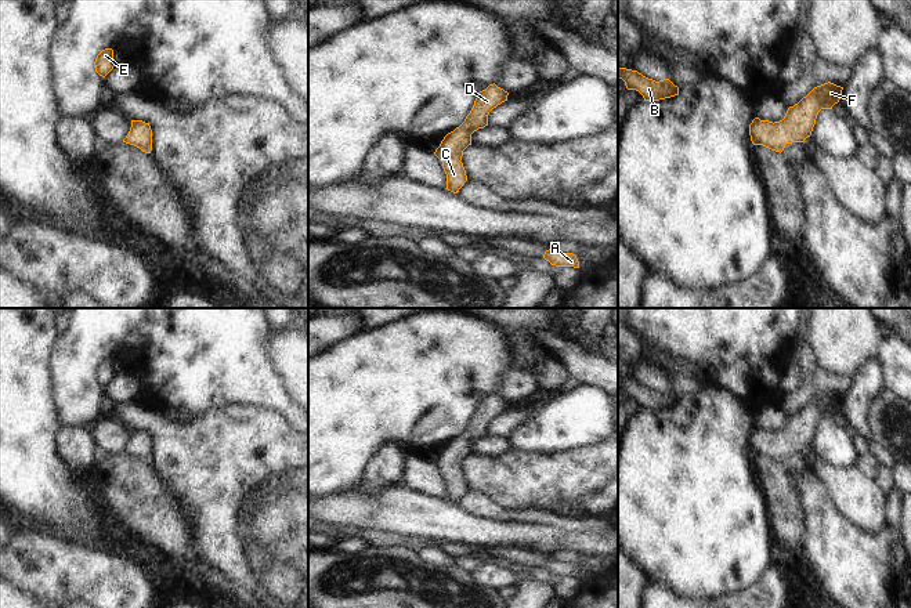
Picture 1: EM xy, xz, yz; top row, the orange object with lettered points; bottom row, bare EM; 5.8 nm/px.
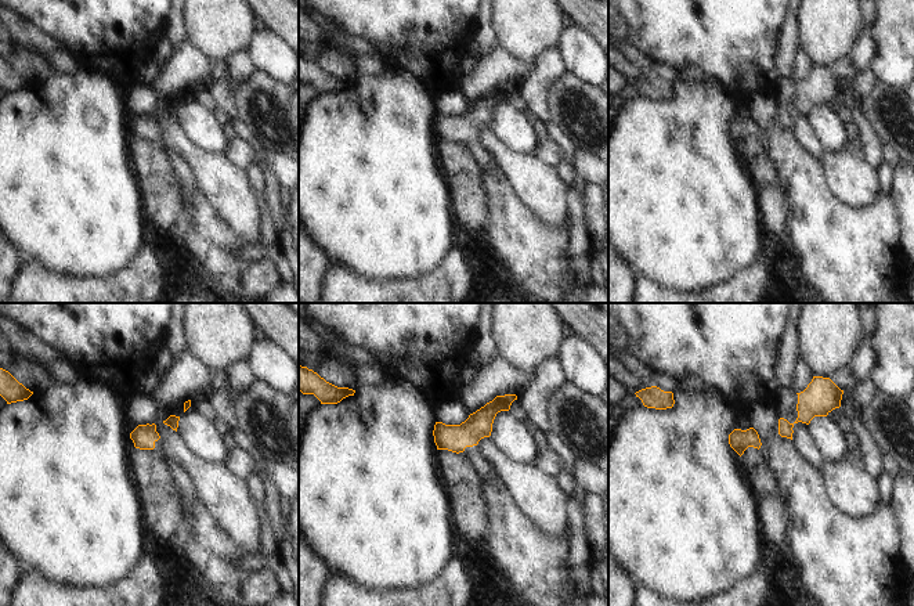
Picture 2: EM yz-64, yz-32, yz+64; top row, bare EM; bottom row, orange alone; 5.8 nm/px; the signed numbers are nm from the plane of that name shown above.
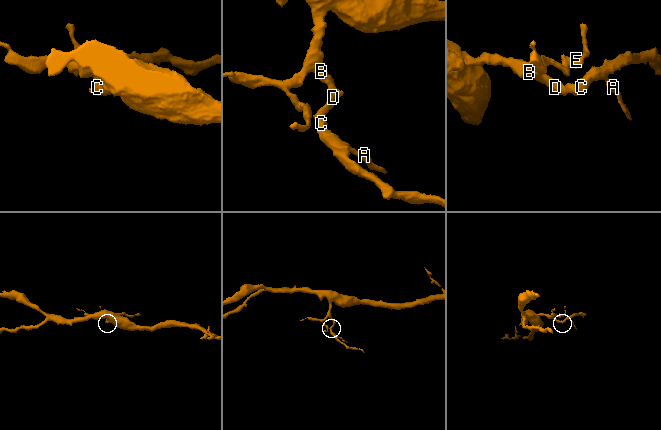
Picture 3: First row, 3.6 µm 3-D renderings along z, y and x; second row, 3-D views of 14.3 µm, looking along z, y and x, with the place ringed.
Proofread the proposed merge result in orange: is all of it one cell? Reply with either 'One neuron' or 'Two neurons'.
One neuron.

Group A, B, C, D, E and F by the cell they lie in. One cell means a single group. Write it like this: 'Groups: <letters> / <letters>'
Groups: A B C D E F.

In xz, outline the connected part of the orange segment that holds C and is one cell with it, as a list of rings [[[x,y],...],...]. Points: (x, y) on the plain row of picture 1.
[[[495,392],[480,401],[464,431],[448,442],[435,459],[434,464],[442,471],[442,478],[447,484],[445,499],[458,503],[467,491],[466,479],[460,471],[463,460],[471,455],[471,444],[488,435],[489,421],[507,410],[507,405],[509,402]]]

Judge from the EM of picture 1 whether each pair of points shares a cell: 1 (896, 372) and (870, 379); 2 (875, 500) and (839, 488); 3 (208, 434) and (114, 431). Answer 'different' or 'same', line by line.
1: different
2: same
3: different

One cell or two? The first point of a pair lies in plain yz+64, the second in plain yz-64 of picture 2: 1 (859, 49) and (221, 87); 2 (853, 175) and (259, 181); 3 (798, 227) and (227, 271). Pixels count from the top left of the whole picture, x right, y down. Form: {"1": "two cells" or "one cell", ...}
{"1": "one cell", "2": "two cells", "3": "one cell"}

